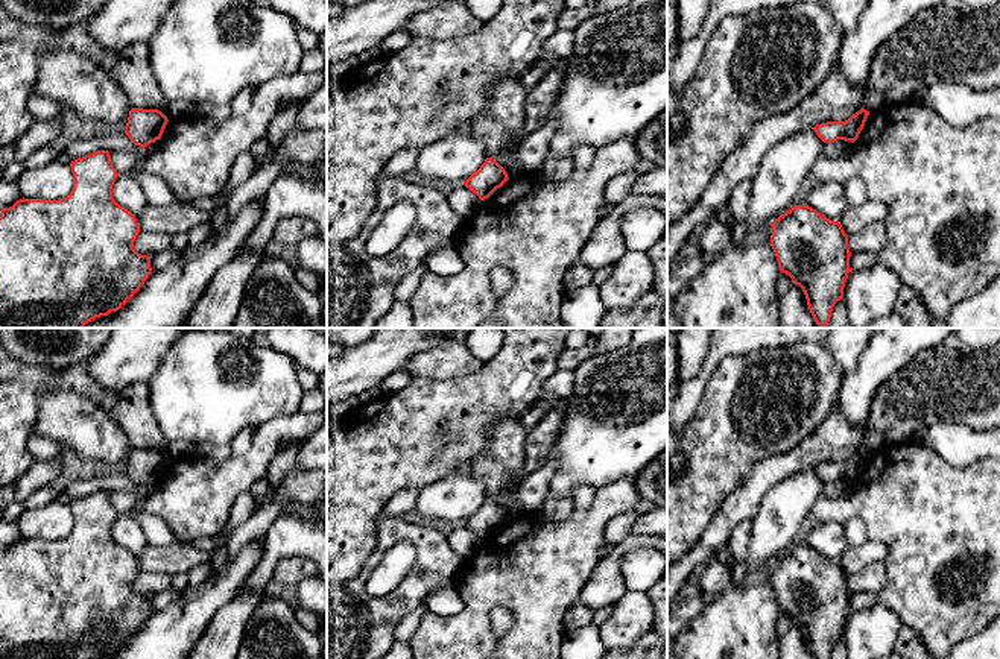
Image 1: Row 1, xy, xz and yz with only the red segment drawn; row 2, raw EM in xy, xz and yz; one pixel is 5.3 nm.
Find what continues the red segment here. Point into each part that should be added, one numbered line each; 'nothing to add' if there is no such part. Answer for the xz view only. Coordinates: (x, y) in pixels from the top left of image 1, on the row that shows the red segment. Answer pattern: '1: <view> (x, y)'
nothing to add

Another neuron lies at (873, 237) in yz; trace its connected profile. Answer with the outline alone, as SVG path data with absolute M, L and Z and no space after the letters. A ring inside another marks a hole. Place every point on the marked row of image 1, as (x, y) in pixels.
M874 222L863 228L860 232L848 235L850 252L875 252L886 244L886 225L884 222Z

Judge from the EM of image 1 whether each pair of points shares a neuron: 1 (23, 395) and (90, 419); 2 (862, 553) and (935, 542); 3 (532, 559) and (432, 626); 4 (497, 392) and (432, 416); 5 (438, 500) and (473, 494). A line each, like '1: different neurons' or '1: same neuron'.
1: different neurons
2: different neurons
3: same neuron
4: same neuron
5: same neuron

